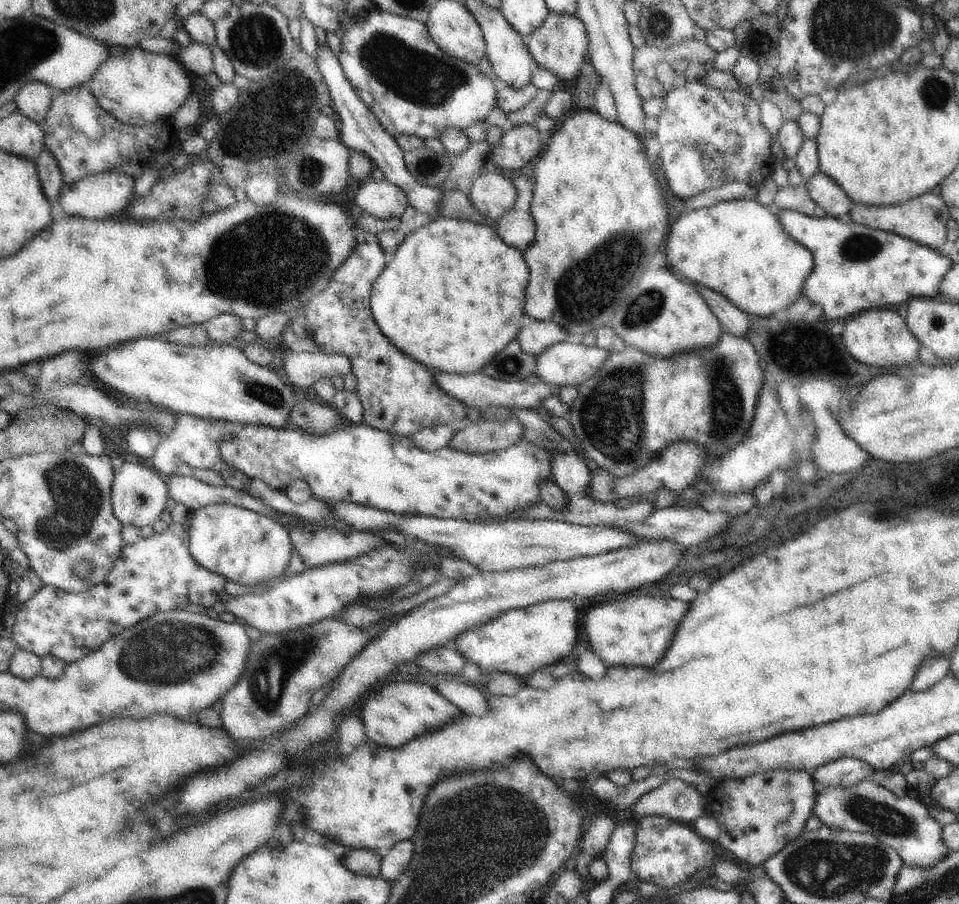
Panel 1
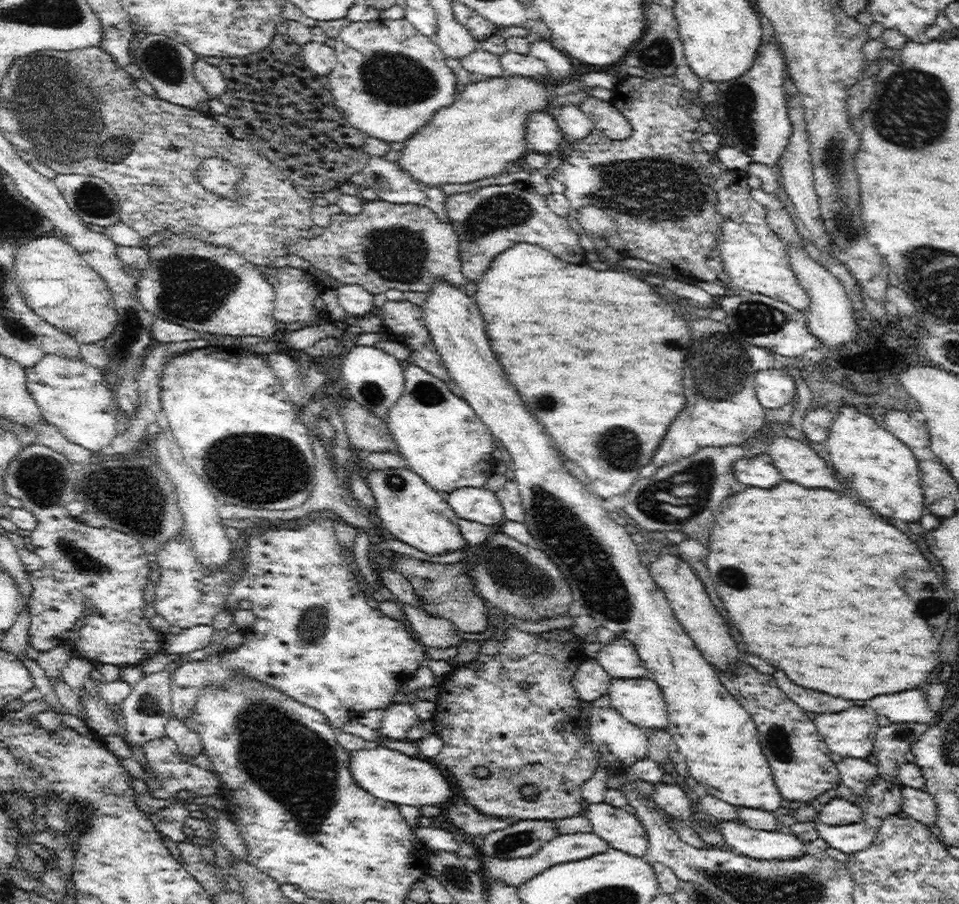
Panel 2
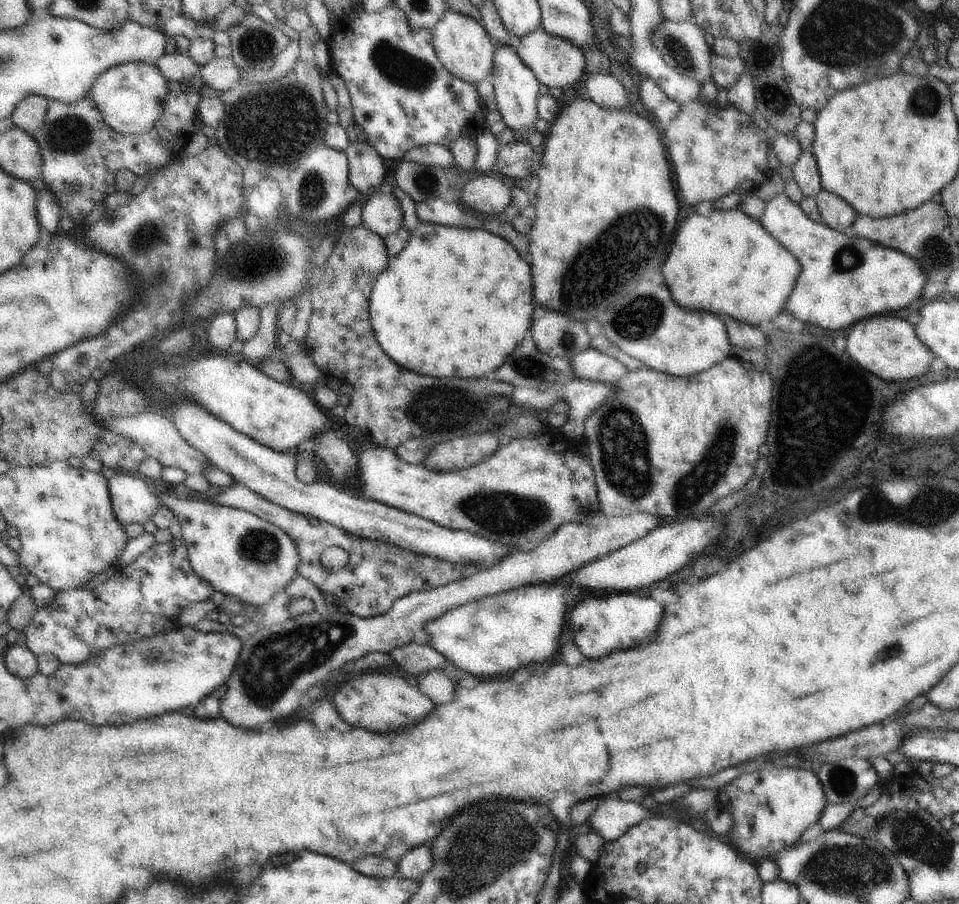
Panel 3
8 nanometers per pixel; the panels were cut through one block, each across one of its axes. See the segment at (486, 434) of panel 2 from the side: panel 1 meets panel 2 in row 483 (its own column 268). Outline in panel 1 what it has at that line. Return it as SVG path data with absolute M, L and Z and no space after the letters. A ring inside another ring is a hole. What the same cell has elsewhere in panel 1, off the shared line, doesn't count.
M346 421L345 426L328 435L312 435L303 429L276 429L263 425L236 425L233 439L222 441L219 449L227 466L240 470L252 482L260 479L281 492L297 479L304 480L313 497L324 503L345 501L396 515L463 519L478 521L486 516L506 516L516 508L538 502L540 482L552 479L551 457L547 451L522 438L517 444L487 454L464 453L443 447L435 452L422 452L406 435L390 433L360 423Z

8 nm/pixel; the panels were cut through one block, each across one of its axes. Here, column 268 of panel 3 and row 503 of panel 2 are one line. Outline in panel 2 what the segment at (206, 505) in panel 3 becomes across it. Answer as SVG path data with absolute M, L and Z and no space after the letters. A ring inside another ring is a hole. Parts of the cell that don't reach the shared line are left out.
M438 279L432 285L422 306L426 328L445 362L449 378L461 388L463 398L490 429L494 440L500 440L504 445L505 455L512 458L510 468L515 475L514 482L519 487L524 524L533 537L532 547L540 549L554 561L570 585L573 600L584 606L599 626L614 632L616 637L624 637L632 642L649 676L662 689L669 718L666 730L678 745L678 750L684 754L688 770L696 782L708 788L708 792L714 796L724 794L720 798L734 806L768 812L778 810L782 796L774 784L768 760L764 758L756 740L758 730L750 713L722 684L714 666L702 656L696 643L675 617L665 593L657 586L648 569L642 566L638 548L626 528L608 516L608 511L602 508L604 500L601 497L596 496L566 469L565 459L558 452L552 438L544 432L544 426L540 426L536 416L528 410L520 394L516 394L512 382L508 382L508 376L504 374L498 358L490 348L486 324L482 322L482 314L474 297L444 279Z

